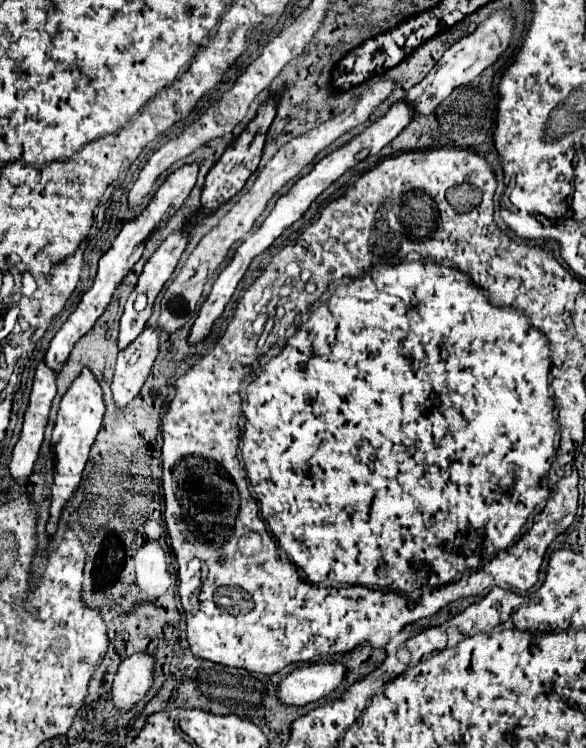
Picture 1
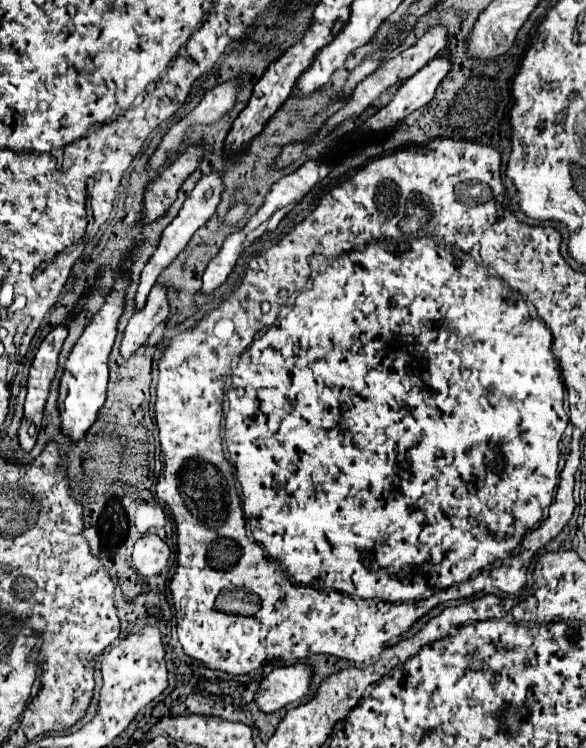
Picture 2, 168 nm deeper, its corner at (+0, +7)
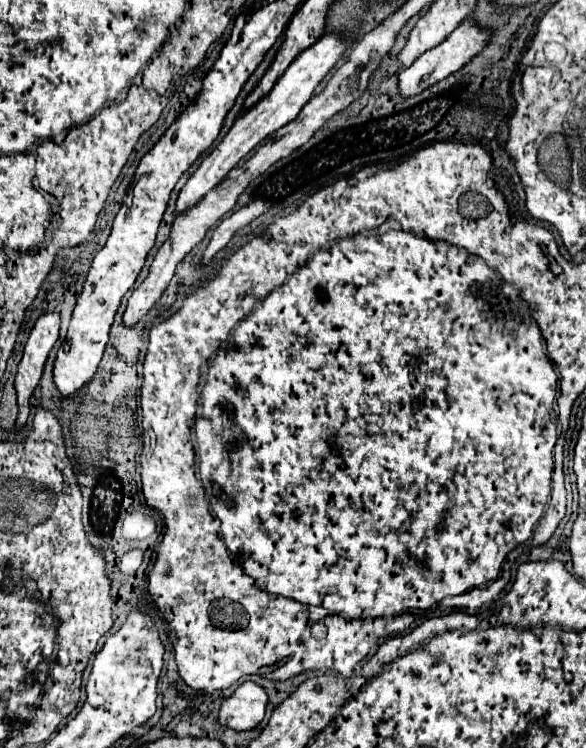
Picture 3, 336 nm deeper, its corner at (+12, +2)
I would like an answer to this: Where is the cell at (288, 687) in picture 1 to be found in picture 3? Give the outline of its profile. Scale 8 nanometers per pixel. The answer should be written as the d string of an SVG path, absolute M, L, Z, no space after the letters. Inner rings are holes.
M242 682L230 698L226 698L218 710L218 724L236 732L256 728L264 720L264 708L268 696L264 688L254 682Z

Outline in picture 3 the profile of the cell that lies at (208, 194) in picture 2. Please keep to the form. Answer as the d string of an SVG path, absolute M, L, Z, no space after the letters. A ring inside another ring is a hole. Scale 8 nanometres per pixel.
M322 36L316 44L312 44L310 48L306 48L302 54L296 56L296 60L286 68L286 72L282 74L282 78L276 80L274 88L260 100L256 102L252 108L244 110L234 126L230 128L230 132L224 136L224 140L202 160L202 164L196 168L196 172L190 176L190 180L186 182L186 186L182 188L178 202L176 202L176 212L184 212L190 206L194 206L206 192L210 192L216 184L222 182L222 178L252 150L256 148L266 136L274 134L276 130L280 130L282 126L286 126L288 122L292 122L298 112L302 110L302 106L312 98L314 88L320 84L320 80L330 72L330 68L338 62L338 58L342 56L344 50L348 50L350 46L354 46L354 40L340 40L338 36Z

